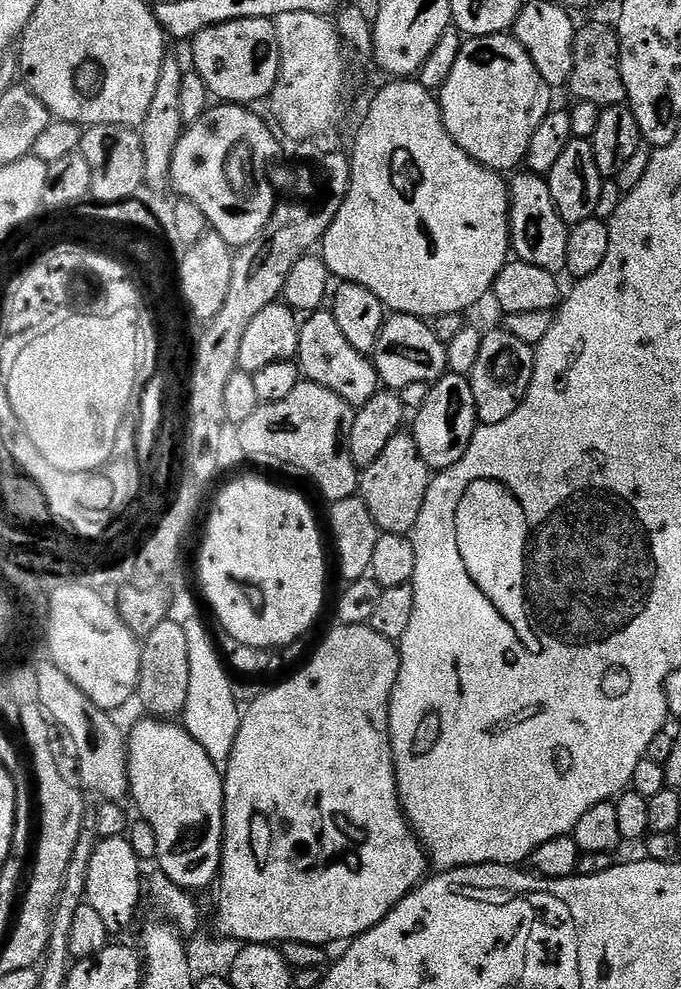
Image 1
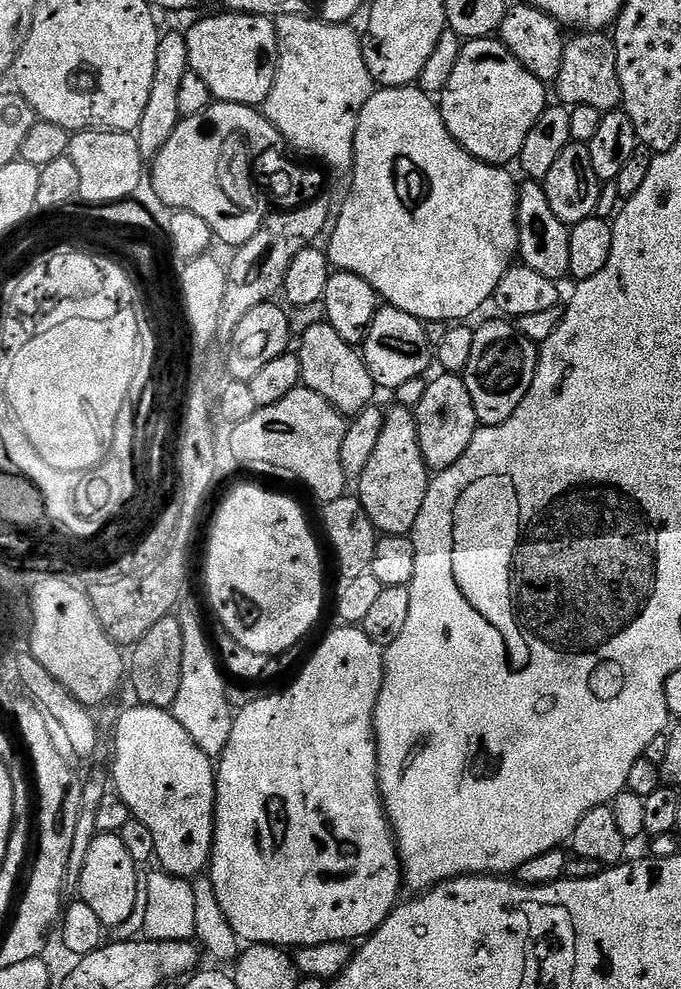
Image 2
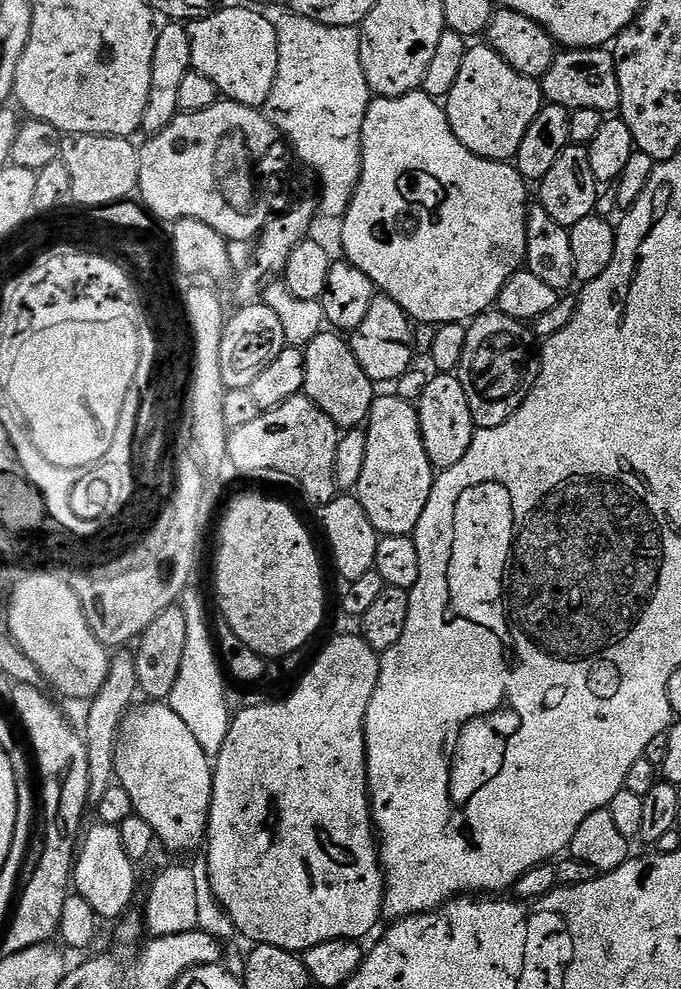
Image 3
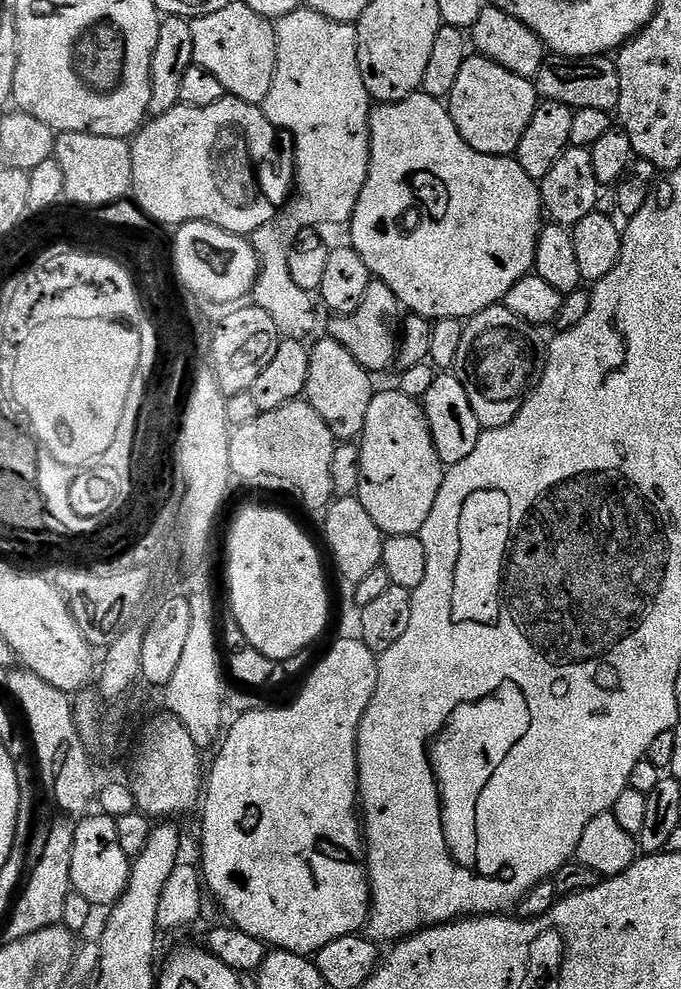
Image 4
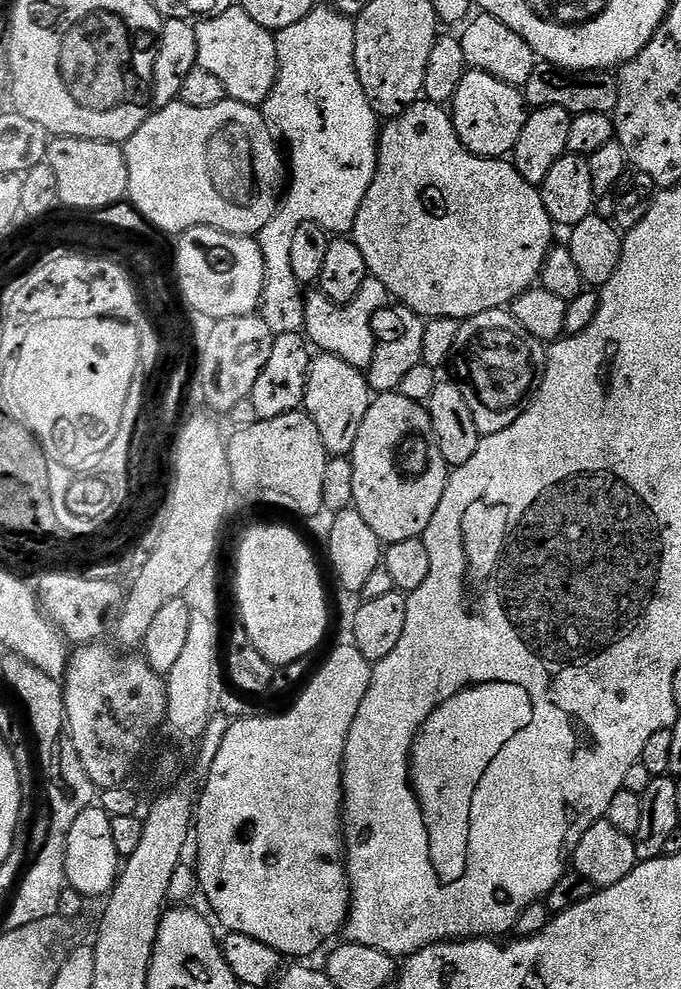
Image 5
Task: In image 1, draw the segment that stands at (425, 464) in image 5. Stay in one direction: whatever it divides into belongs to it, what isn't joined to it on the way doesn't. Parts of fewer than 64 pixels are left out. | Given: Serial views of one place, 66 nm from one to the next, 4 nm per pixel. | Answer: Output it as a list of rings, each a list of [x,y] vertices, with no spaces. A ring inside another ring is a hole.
[[[397,434],[390,438],[386,450],[378,454],[378,459],[360,472],[358,494],[366,502],[366,510],[370,510],[370,518],[374,518],[381,532],[402,536],[411,533],[418,522],[418,514],[422,514],[429,479],[430,470],[426,462],[422,462],[422,454],[418,454],[418,446],[411,435]]]

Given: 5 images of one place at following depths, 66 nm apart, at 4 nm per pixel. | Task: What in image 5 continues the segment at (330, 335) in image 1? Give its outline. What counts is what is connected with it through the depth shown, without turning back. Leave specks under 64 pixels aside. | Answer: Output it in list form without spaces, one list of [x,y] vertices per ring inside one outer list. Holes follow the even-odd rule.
[[[313,355],[302,408],[314,426],[318,426],[322,446],[326,446],[329,457],[348,456],[351,453],[362,426],[362,418],[366,418],[366,410],[370,410],[373,399],[372,387],[361,369],[350,366],[350,362],[342,362],[342,358],[337,356]]]

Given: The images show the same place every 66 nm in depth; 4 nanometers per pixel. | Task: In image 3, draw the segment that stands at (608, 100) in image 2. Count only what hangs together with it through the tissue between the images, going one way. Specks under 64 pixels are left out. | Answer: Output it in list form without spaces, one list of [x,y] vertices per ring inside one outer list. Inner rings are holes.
[[[570,48],[557,51],[550,70],[542,77],[544,98],[569,110],[598,110],[612,114],[620,106],[620,87],[611,51],[602,48]]]

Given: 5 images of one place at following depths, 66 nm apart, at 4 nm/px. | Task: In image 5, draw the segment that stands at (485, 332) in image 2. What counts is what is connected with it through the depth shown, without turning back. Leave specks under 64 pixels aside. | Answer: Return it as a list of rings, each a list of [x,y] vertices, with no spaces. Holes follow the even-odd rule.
[[[495,308],[461,323],[450,368],[456,371],[455,383],[466,394],[470,414],[474,414],[474,426],[478,426],[481,437],[506,430],[506,426],[523,414],[526,401],[540,386],[547,362],[545,341],[526,331],[511,311]]]

